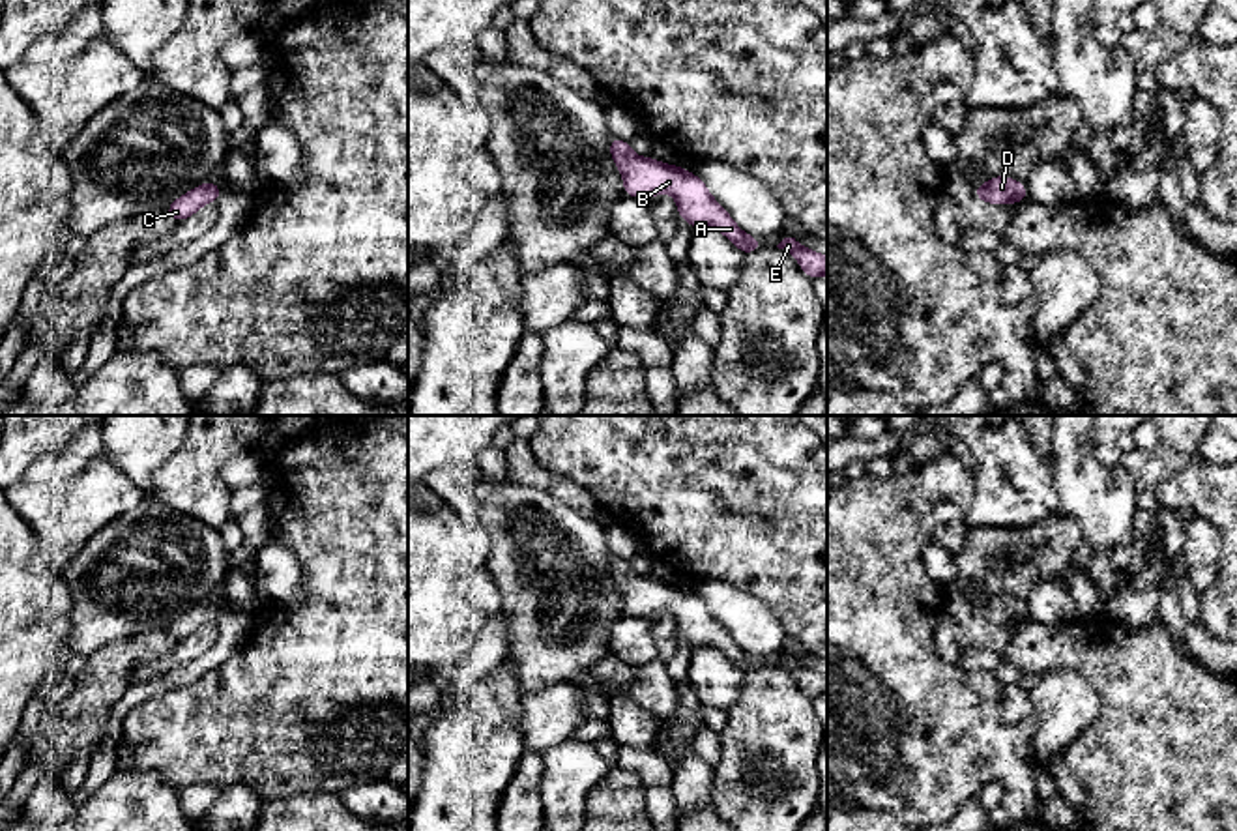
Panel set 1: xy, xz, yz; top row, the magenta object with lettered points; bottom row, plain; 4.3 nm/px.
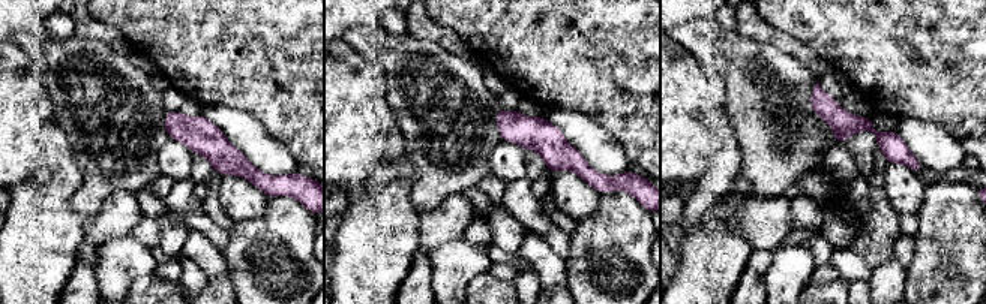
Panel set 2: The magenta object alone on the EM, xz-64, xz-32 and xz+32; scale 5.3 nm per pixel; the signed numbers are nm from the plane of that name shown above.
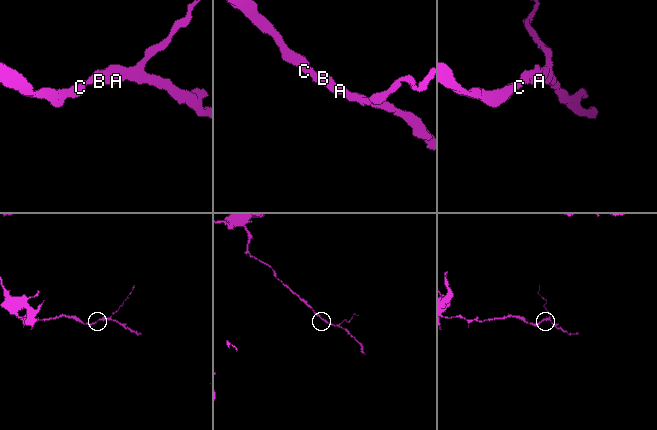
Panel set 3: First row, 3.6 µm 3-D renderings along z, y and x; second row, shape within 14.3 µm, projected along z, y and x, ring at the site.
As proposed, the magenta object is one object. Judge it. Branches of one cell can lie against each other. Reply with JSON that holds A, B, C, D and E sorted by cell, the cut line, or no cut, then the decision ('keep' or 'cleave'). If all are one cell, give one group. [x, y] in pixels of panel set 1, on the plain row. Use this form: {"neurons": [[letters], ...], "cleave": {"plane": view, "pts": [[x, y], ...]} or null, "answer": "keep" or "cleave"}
{"neurons": [["A", "B", "C", "D", "E"]], "cleave": null, "answer": "keep"}

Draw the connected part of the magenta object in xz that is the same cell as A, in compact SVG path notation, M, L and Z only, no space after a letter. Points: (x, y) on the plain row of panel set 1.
M612 556L610 576L625 601L625 616L649 618L670 612L676 618L677 633L692 648L711 646L722 651L737 668L750 674L762 666L760 659L747 655L730 633L711 616L706 603L681 584L666 584L653 576L640 576L631 571L629 561Z

